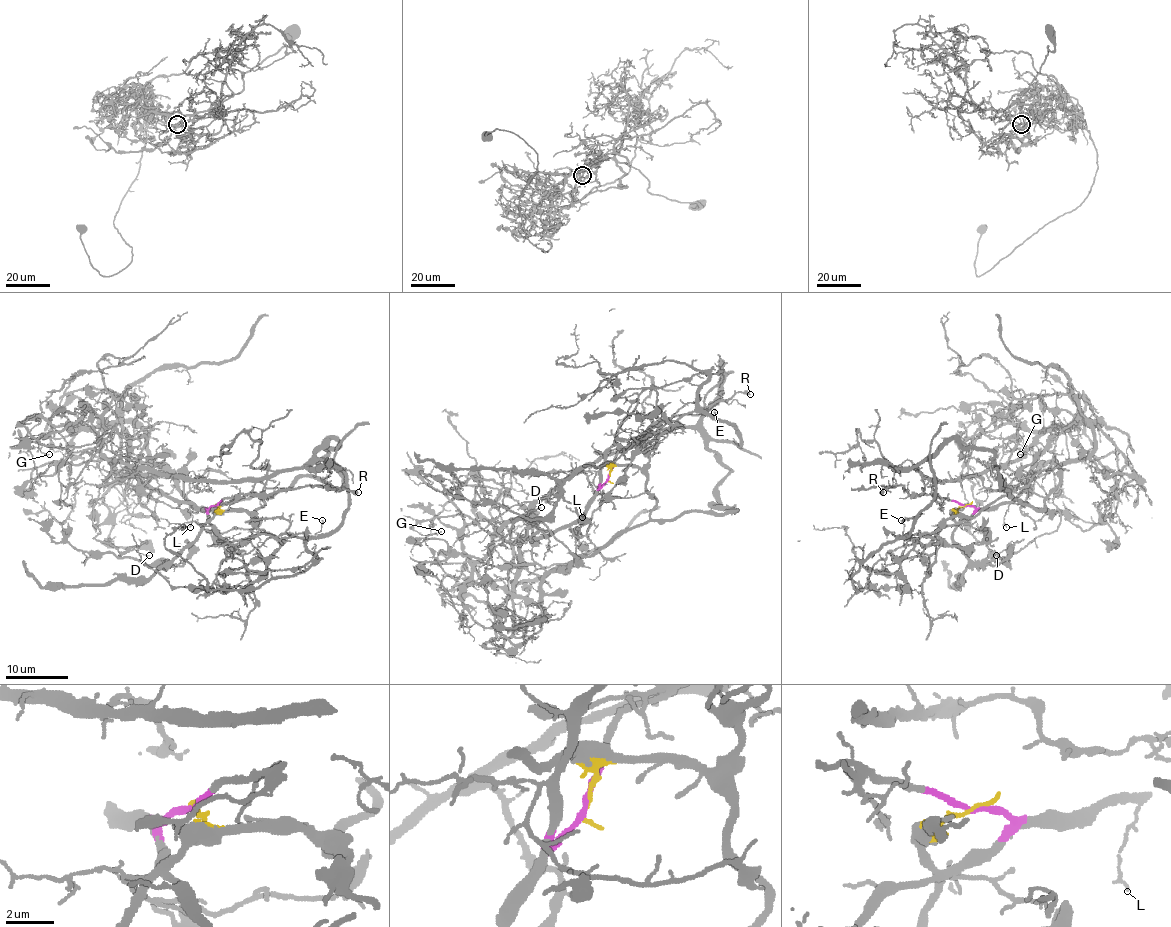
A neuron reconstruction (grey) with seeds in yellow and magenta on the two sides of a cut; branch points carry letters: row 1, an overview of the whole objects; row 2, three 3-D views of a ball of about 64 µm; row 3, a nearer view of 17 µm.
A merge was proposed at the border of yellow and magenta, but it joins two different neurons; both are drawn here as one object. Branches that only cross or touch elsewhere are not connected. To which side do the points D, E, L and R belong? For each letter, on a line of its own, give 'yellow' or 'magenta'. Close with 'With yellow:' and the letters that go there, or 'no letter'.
D: magenta
E: yellow
L: magenta
R: magenta
With yellow: E

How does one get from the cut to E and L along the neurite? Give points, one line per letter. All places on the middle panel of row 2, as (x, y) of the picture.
E: (608, 477), (613, 466), (641, 468), (649, 460), (642, 444), (650, 430), (694, 411), (713, 414), (713, 411)
L: (608, 477), (581, 520), (584, 515), (581, 516)

